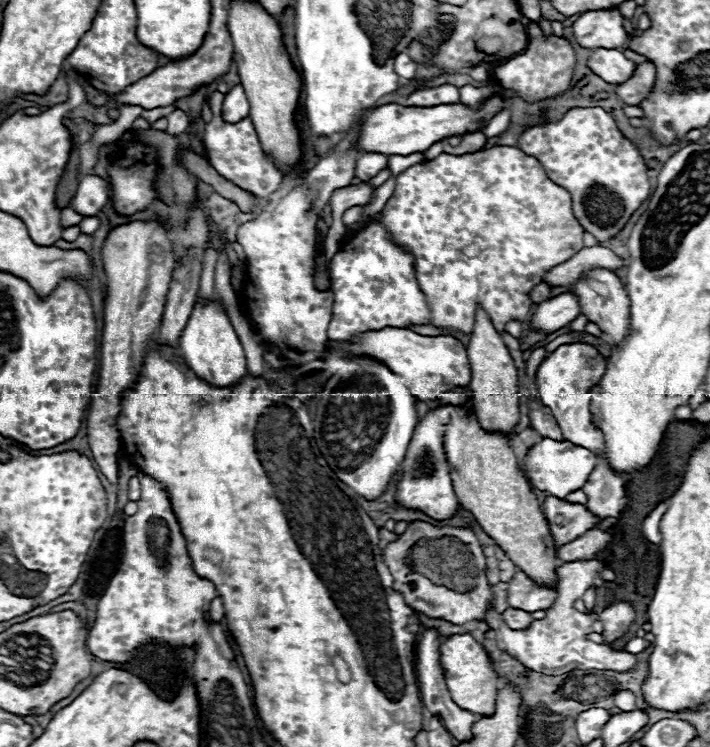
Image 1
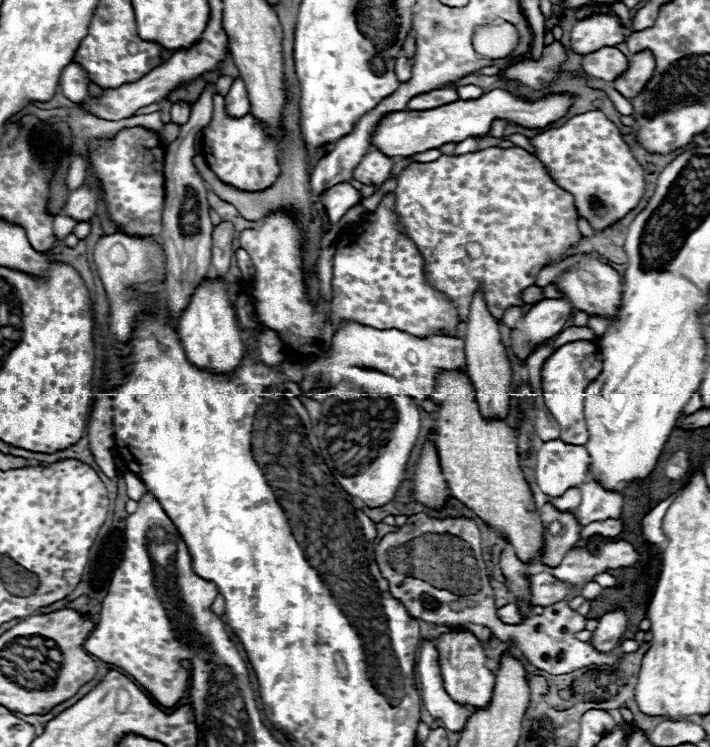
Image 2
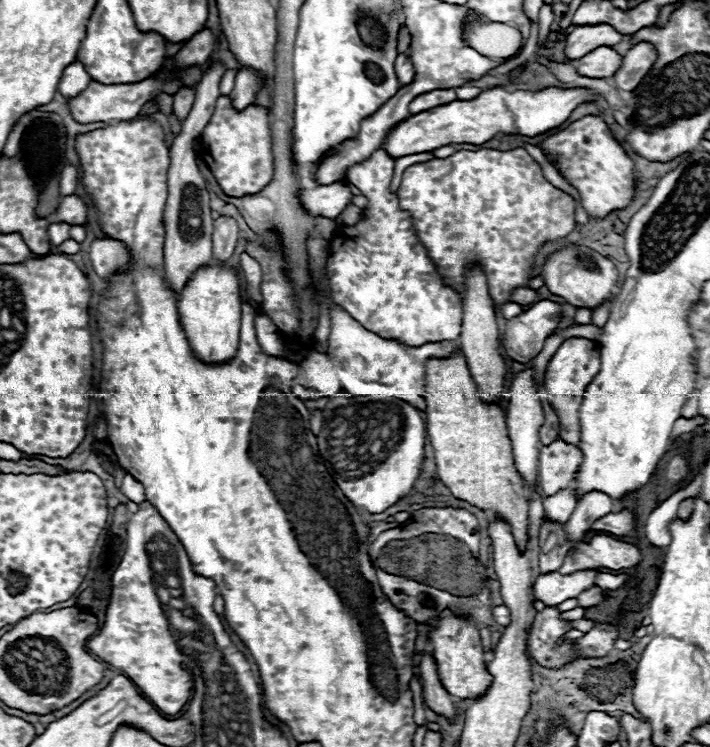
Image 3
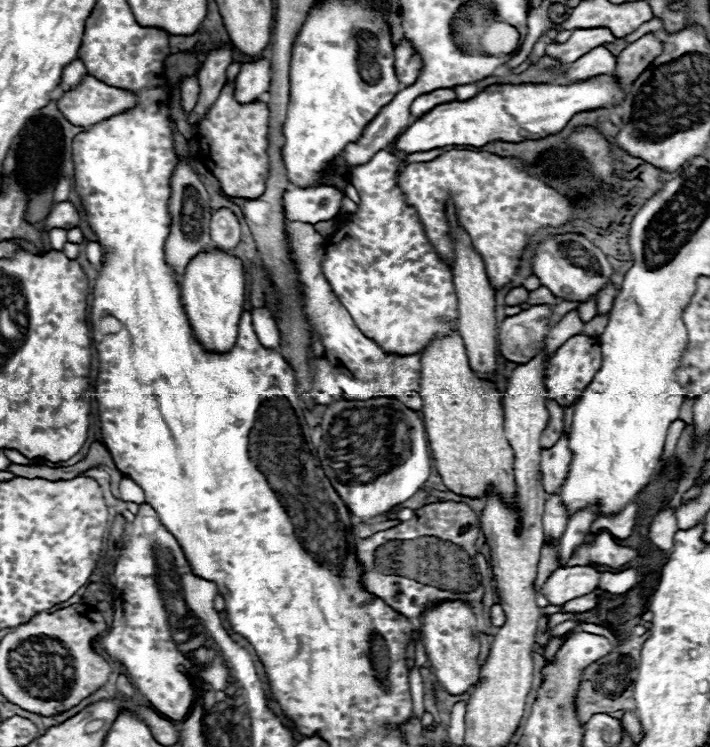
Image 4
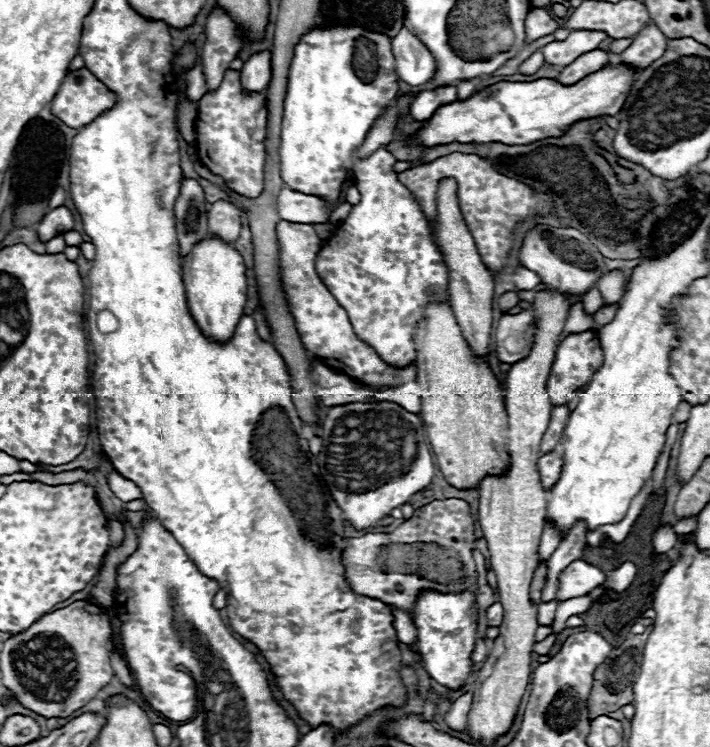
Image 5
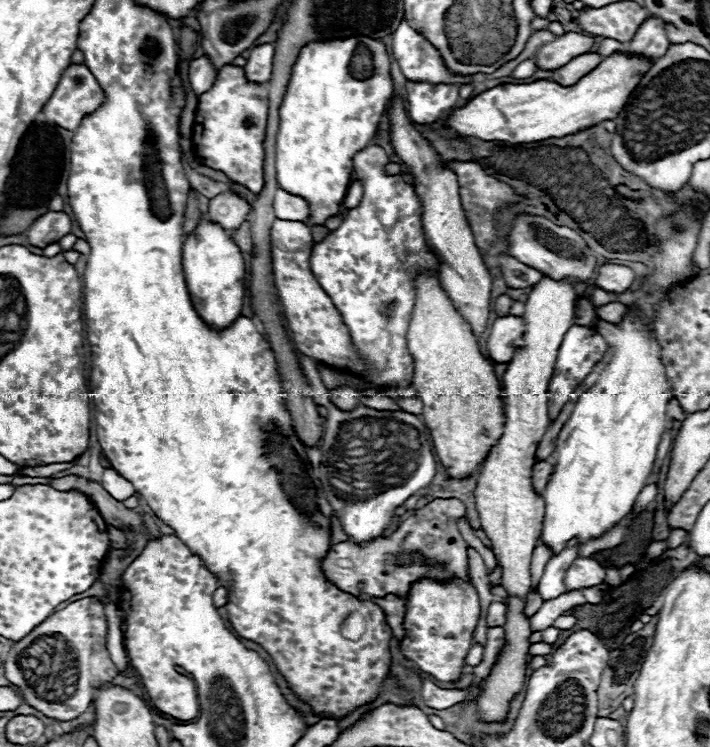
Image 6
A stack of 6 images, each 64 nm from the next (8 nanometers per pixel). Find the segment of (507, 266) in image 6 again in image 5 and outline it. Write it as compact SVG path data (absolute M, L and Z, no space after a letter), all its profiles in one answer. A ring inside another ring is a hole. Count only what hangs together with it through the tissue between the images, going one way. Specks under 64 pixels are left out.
M520 266L520 268L516 270L516 280L514 280L514 282L516 282L516 288L518 288L518 290L534 290L542 280L540 280L540 276L538 276L536 272Z

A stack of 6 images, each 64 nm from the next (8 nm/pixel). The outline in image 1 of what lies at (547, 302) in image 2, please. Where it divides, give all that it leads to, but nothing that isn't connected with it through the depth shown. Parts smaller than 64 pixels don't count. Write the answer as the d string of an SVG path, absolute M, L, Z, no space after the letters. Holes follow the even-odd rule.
M560 294L546 302L540 302L532 314L532 328L544 332L556 332L580 316L580 302L574 294Z

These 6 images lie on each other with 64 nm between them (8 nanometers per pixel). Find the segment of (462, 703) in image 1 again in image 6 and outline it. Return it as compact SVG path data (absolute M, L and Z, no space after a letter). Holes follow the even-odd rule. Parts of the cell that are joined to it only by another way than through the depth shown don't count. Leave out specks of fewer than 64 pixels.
M436 580L414 582L406 600L404 628L408 636L400 642L402 654L416 662L422 672L440 682L456 682L462 676L464 658L472 646L472 634L480 618L480 602L472 582L454 580L440 584Z

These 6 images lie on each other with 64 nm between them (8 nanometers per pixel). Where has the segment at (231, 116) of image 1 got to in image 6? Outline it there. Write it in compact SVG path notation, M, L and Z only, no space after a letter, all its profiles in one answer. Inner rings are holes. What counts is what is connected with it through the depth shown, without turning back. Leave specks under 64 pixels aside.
M272 44L256 46L244 66L246 78L256 84L268 82L272 76L272 60L274 60L274 46Z

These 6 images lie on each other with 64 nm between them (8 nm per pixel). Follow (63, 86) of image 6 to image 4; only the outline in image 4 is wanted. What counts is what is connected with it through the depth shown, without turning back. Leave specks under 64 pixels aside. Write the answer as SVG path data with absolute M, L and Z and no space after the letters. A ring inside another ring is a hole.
M86 76L82 84L70 92L66 92L58 100L60 112L74 124L74 126L92 126L96 122L108 120L110 116L122 114L138 104L136 94L106 86L104 82L96 80L94 76Z

